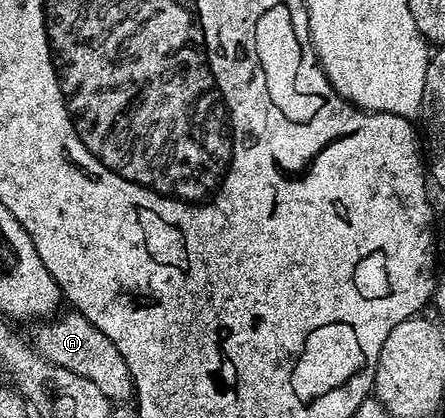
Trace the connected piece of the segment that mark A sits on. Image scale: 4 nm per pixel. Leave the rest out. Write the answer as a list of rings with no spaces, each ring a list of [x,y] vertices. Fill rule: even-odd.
[[[65,312],[36,327],[39,329],[35,332],[35,340],[33,339],[35,351],[44,356],[49,364],[73,370],[73,374],[81,374],[81,378],[89,378],[89,382],[94,382],[101,394],[105,394],[105,398],[112,402],[130,401],[135,394],[133,378],[117,346],[113,346],[113,342],[109,342],[109,338],[105,338],[105,334],[101,334],[101,330],[97,330],[97,326],[93,326],[93,322],[89,322],[89,318],[85,318],[80,312]]]

